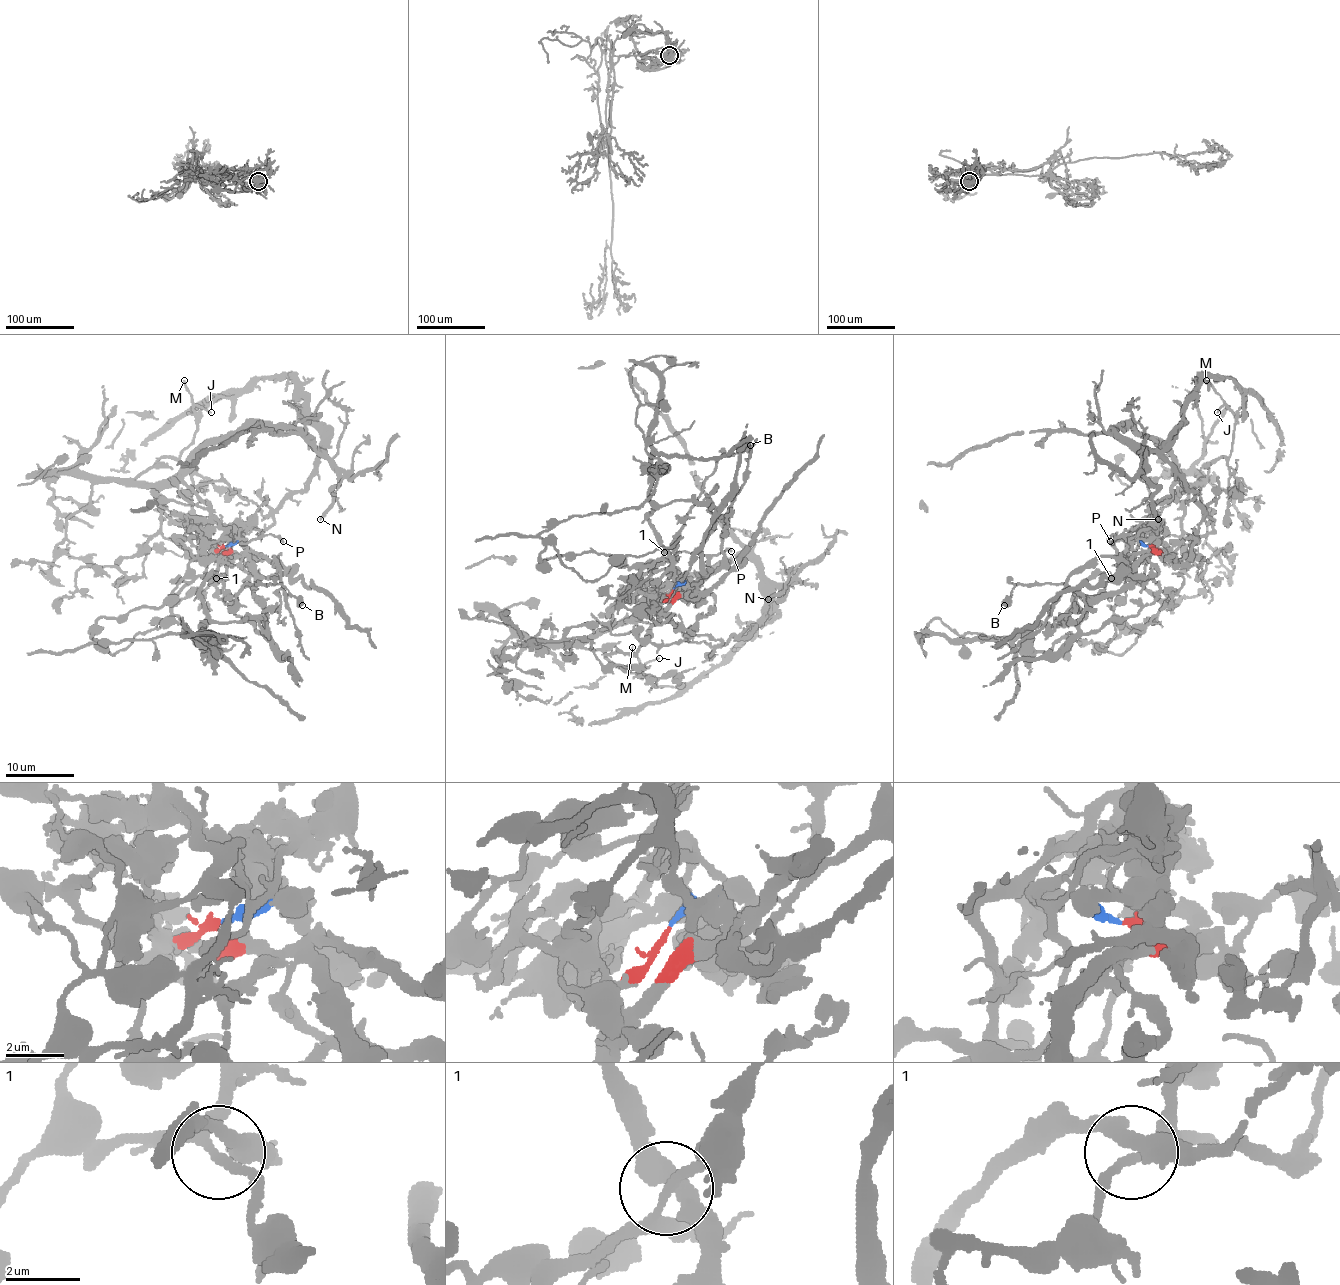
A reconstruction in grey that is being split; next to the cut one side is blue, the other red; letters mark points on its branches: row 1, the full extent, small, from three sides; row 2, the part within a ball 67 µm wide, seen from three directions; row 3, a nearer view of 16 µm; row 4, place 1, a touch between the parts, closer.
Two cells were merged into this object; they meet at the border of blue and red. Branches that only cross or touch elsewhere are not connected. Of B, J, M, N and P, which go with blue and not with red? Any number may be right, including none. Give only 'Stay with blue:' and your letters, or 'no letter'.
Stay with blue: B, J, M, N, P

